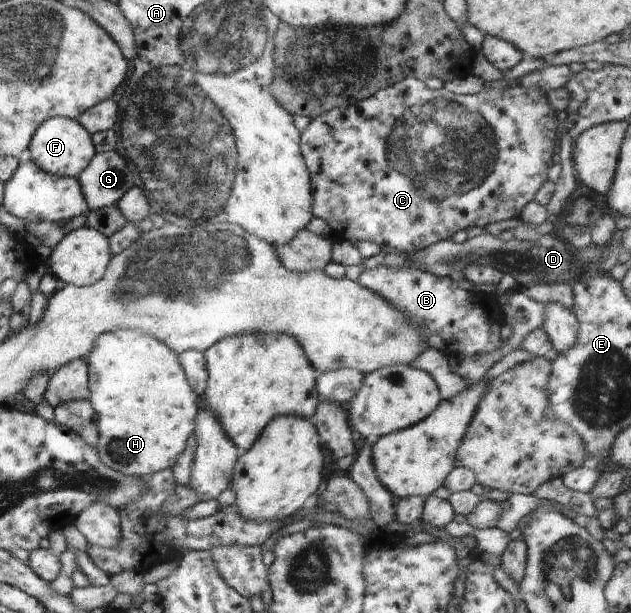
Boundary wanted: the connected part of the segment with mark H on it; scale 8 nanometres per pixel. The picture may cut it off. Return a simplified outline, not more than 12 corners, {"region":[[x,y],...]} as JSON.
{"region":[[137,330],[86,364],[101,463],[177,463],[199,396],[178,354]]}

